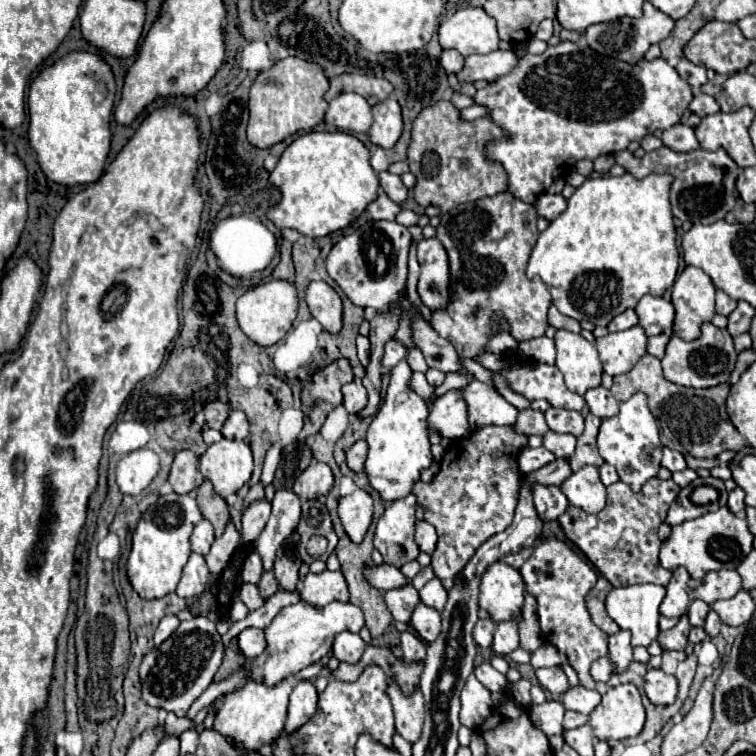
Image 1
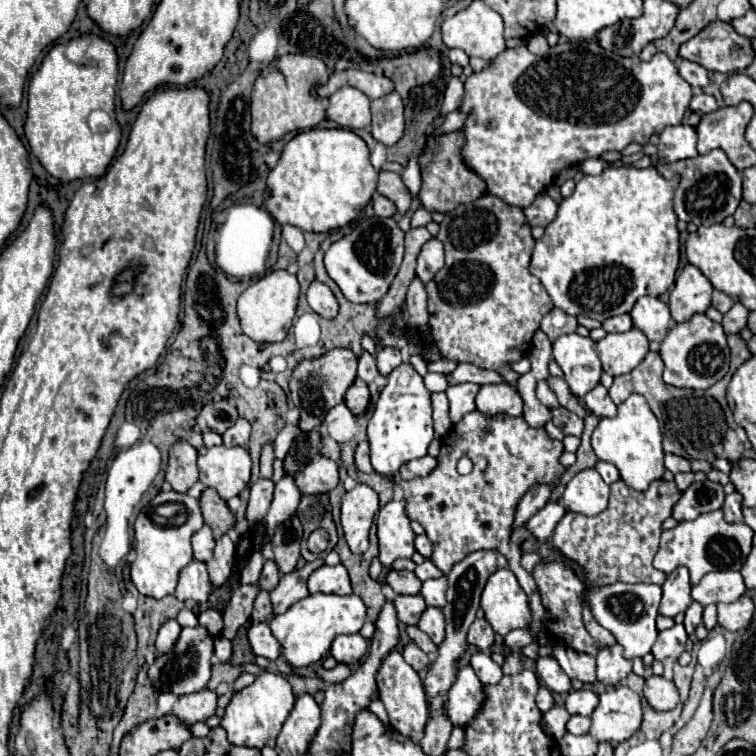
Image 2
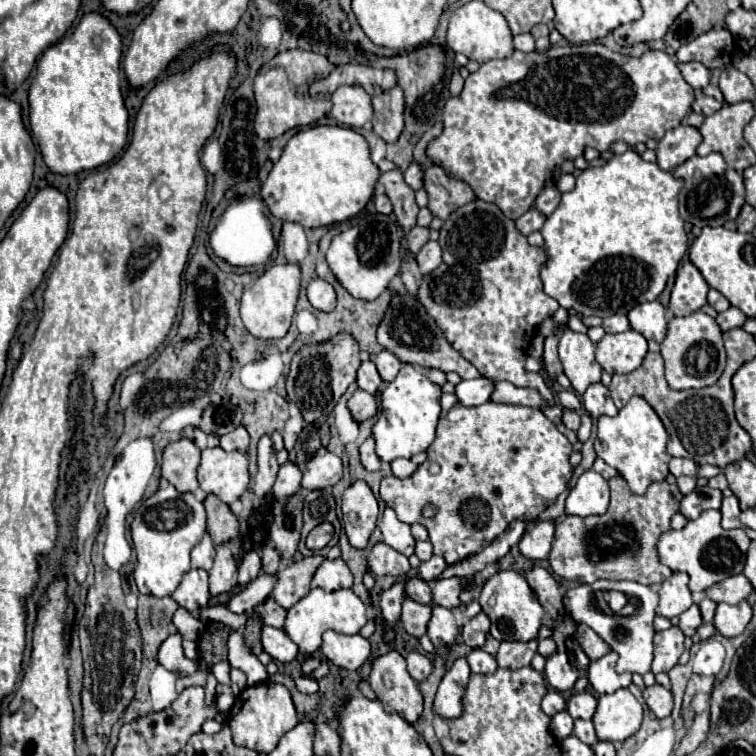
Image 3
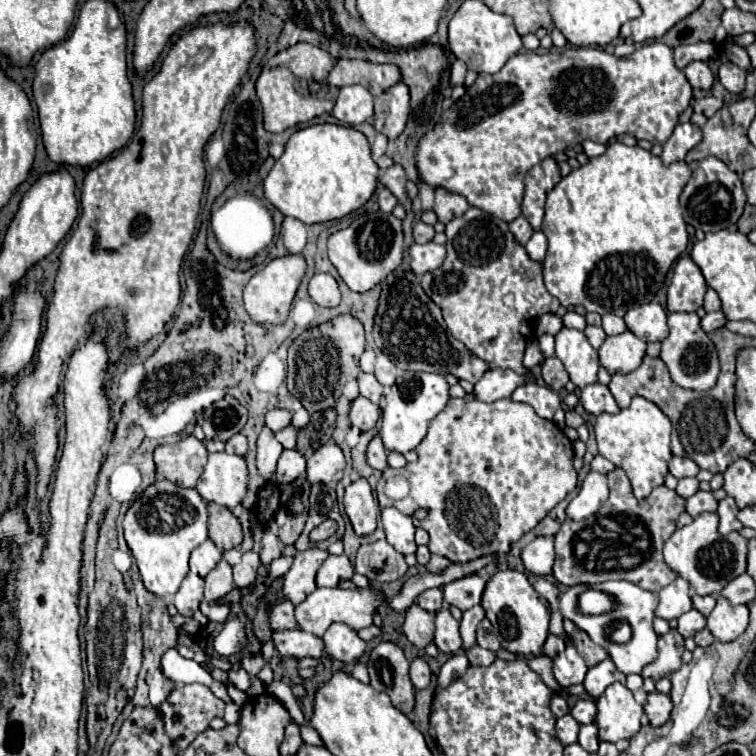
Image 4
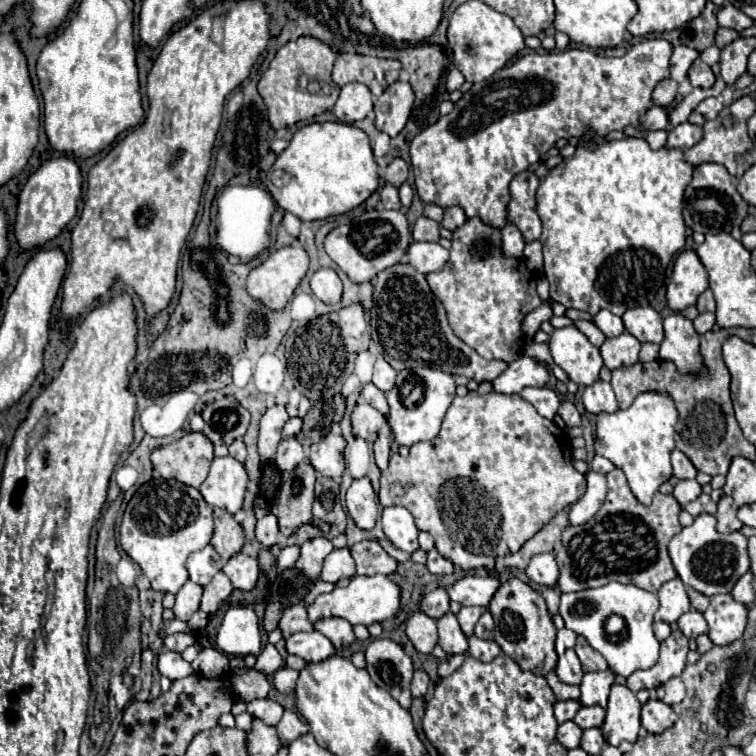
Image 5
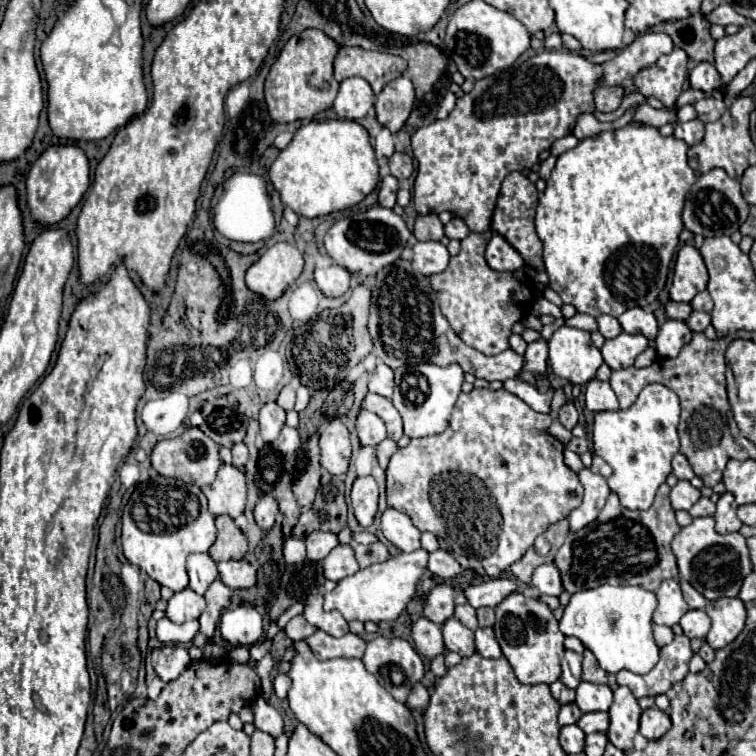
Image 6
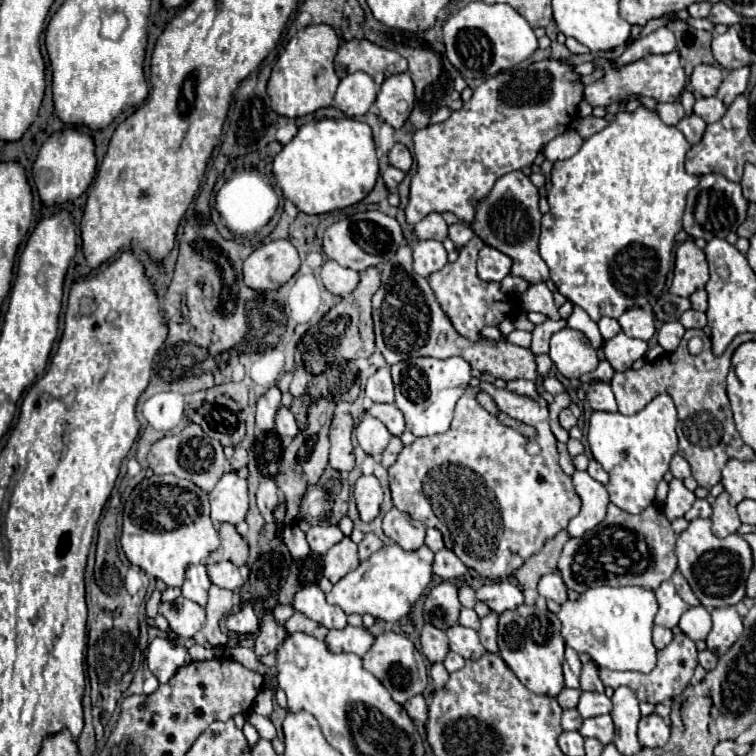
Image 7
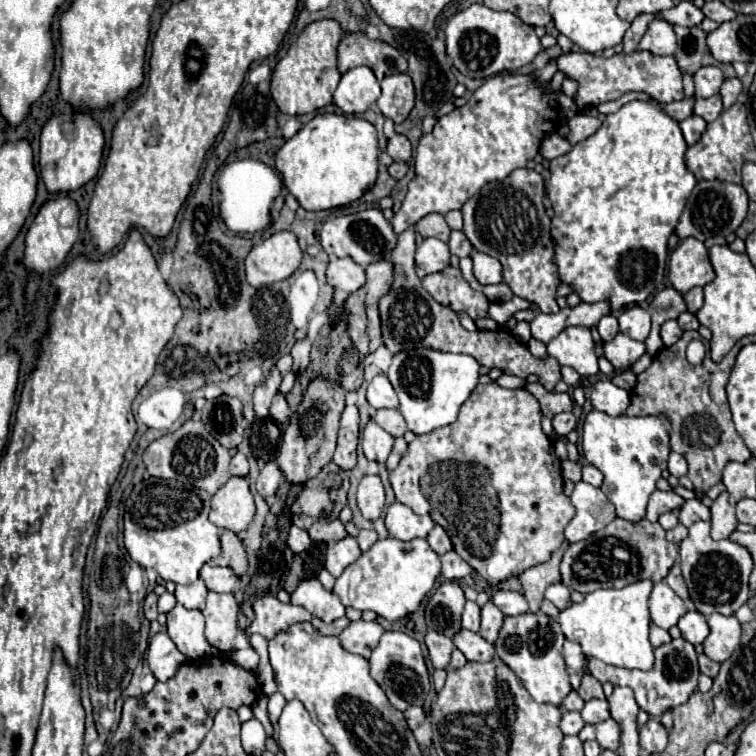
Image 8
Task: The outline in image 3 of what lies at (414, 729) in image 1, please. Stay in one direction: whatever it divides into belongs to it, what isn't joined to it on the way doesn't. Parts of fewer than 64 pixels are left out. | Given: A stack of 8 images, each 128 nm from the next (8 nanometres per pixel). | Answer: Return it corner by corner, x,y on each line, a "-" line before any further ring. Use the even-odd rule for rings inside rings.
388,652
372,662
368,678
376,696
388,712
398,712
410,724
422,714
422,694
406,670
406,660
398,652

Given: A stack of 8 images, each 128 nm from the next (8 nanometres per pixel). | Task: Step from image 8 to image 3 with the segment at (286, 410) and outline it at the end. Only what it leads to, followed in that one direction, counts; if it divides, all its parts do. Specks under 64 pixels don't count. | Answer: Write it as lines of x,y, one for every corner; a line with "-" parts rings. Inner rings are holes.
288,460
286,464
282,464
280,470
278,470
276,484
272,488
272,494
274,494
276,502
296,494
300,490
300,480
302,480
302,472
300,472
300,468
294,462

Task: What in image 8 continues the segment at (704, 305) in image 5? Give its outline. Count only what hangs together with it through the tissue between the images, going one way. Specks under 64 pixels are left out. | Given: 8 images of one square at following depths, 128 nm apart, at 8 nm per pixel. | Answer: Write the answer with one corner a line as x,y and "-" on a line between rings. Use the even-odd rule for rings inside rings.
692,288
692,290
688,290
686,294
684,294
684,302
686,302
686,308
688,308
688,312
698,312
700,308
702,308
702,300
704,300
704,296
702,296
702,288

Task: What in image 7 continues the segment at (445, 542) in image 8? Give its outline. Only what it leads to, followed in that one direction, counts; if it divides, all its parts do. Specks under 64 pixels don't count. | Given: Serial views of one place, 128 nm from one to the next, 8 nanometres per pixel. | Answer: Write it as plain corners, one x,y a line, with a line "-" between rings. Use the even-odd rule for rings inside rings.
428,528
428,532
426,532
426,546
428,546
432,552
438,552
438,550
444,548
444,540
442,540
440,530

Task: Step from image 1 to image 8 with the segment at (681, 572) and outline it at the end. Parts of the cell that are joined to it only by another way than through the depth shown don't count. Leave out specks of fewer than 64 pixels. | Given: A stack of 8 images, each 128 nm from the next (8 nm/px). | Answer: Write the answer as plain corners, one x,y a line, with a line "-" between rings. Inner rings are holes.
664,582
654,584
648,600
648,608
650,608
652,622
664,630
676,626
678,618
688,612
686,602

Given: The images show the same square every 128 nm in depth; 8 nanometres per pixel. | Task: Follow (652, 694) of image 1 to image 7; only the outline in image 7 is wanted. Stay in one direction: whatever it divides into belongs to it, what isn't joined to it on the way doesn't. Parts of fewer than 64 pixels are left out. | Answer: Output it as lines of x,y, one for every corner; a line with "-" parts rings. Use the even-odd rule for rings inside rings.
650,714
640,720
638,738
644,748
660,748
670,738
670,726
658,714

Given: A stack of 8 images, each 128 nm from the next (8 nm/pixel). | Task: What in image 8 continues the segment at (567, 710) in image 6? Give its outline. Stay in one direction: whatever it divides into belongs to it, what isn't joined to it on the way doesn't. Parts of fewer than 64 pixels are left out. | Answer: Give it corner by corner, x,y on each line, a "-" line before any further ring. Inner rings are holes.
564,712
562,720
560,720
560,730
564,734
578,734
584,728
584,720
580,716
580,712

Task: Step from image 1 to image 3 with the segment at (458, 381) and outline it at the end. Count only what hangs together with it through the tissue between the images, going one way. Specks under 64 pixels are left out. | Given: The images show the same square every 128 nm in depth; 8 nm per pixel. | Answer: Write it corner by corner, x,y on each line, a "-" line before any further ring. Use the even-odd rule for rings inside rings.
392,292
388,312
384,314
384,320
380,322
380,328
378,328
378,344
384,350
392,352
402,364
438,368
442,372
456,372
464,380
472,380
472,378
480,376
480,372
468,360
464,360
464,356
460,356
460,352
456,352
448,344
448,340
444,340
444,334
432,320
432,316
428,316
428,312
420,304
420,300
408,292
406,294

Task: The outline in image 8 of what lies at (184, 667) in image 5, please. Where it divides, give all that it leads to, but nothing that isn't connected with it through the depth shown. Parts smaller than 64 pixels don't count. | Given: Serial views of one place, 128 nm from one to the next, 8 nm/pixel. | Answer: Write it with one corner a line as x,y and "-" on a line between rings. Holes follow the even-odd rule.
160,632
150,638
148,644
148,666
152,674
160,680
166,682
176,674
176,670
186,662
186,658
178,652
176,644
170,640
166,632

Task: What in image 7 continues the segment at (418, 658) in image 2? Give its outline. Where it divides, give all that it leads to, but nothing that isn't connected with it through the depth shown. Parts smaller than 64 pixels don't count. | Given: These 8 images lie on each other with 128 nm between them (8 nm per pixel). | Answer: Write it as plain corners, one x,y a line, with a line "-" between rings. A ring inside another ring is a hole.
414,696
412,700
408,700
408,702
404,704
404,708
406,708
408,716
410,716
414,722
426,724
426,720
428,720
428,708
426,708
426,702
424,702
422,696

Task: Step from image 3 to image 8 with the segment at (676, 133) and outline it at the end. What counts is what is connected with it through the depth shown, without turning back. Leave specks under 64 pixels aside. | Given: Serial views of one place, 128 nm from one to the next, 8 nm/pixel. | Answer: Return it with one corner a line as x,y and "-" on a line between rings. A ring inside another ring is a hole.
690,116
688,120
682,120
680,122
680,128
682,128
682,134
684,134
684,140
688,146
696,144
702,136
702,132
706,130
706,122
700,118
700,116

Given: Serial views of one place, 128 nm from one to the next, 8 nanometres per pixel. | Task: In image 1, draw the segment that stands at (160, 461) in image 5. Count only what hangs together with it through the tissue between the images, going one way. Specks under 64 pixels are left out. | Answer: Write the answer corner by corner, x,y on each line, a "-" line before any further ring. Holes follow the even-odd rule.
180,450
174,456
168,482
176,494
188,494
194,488
194,478
198,472
198,456
192,450

